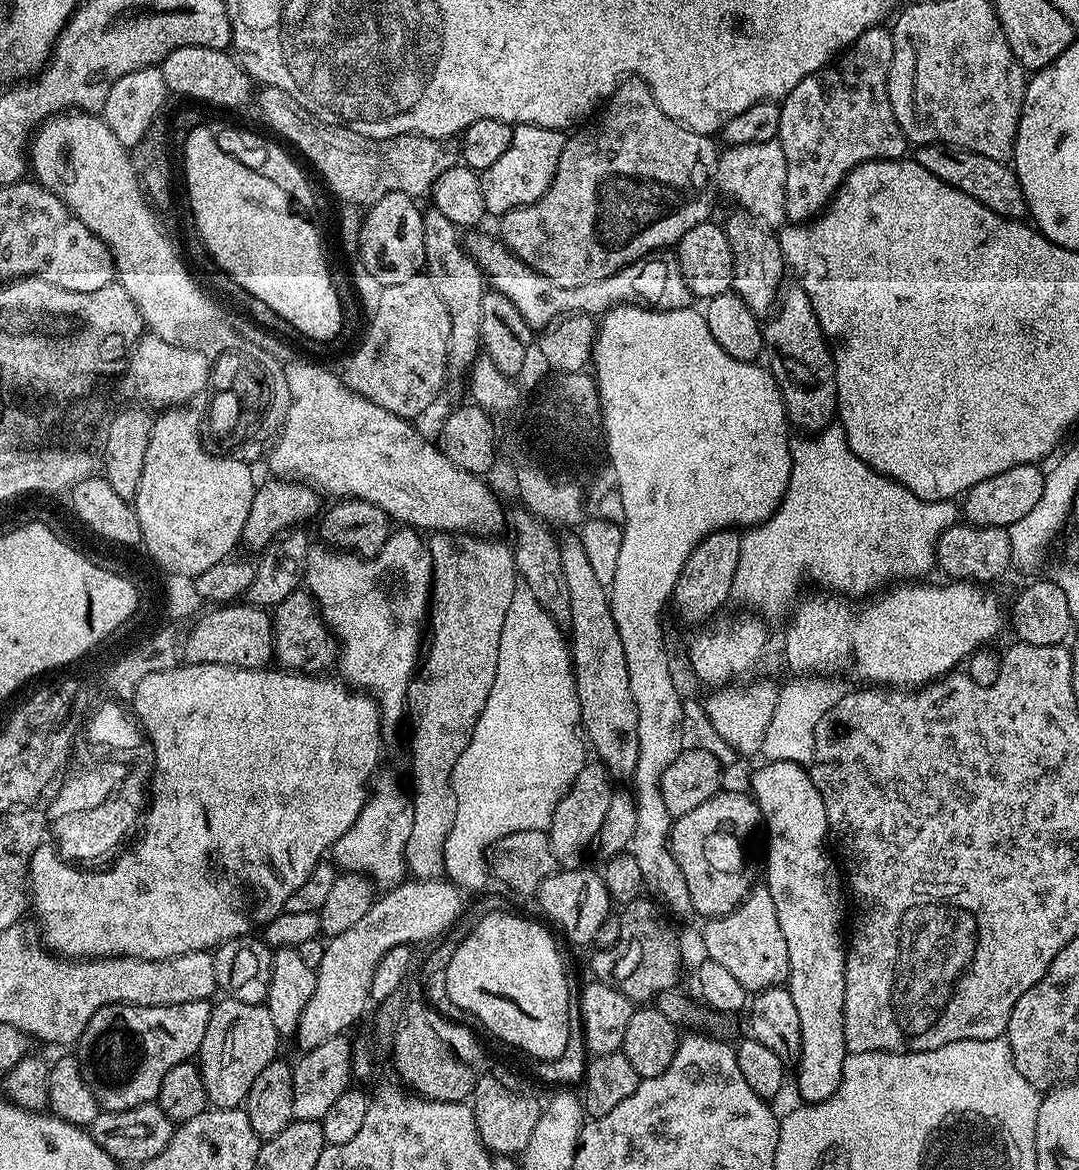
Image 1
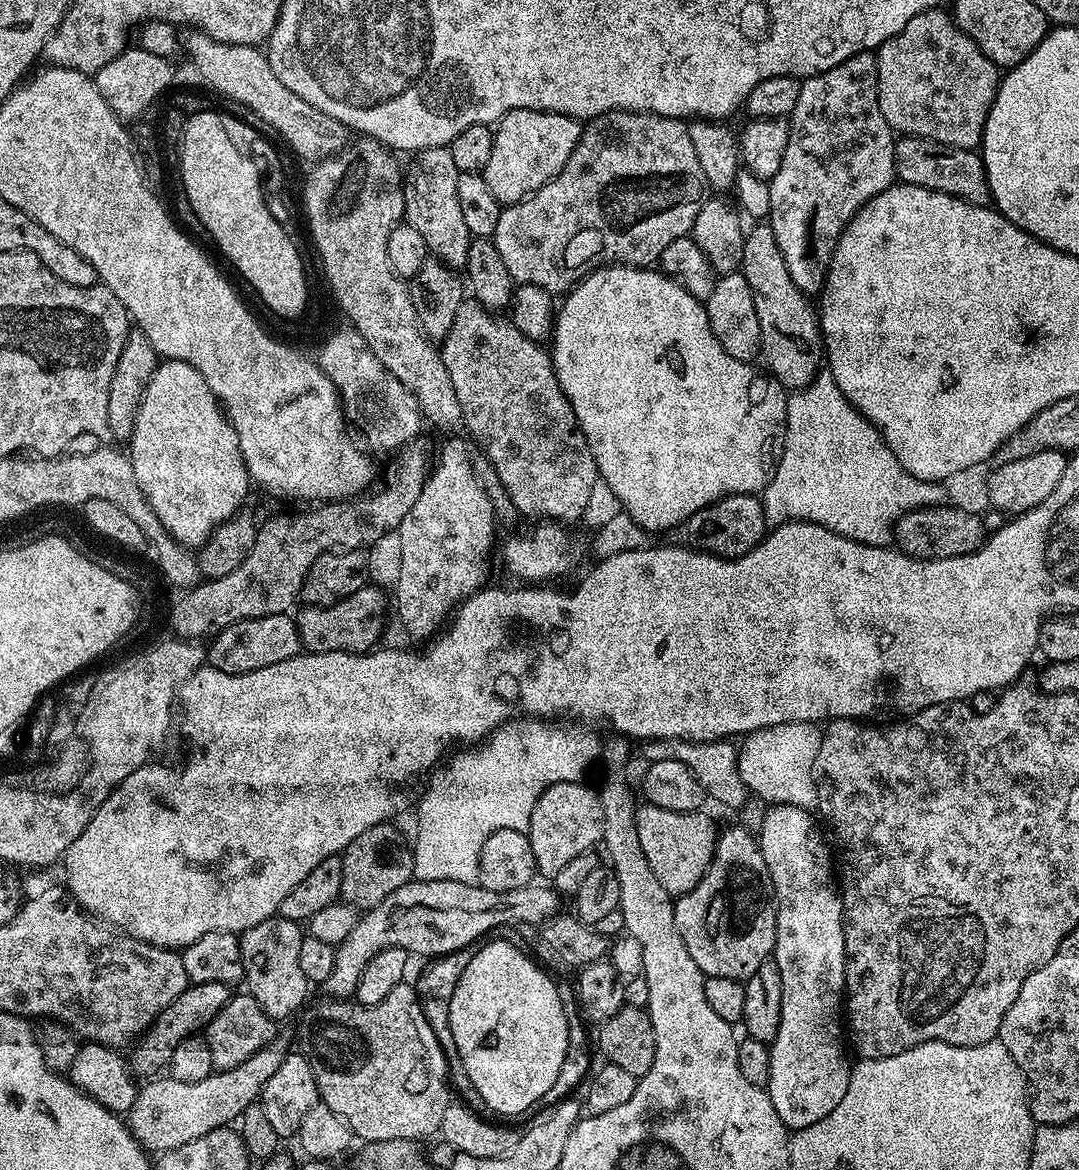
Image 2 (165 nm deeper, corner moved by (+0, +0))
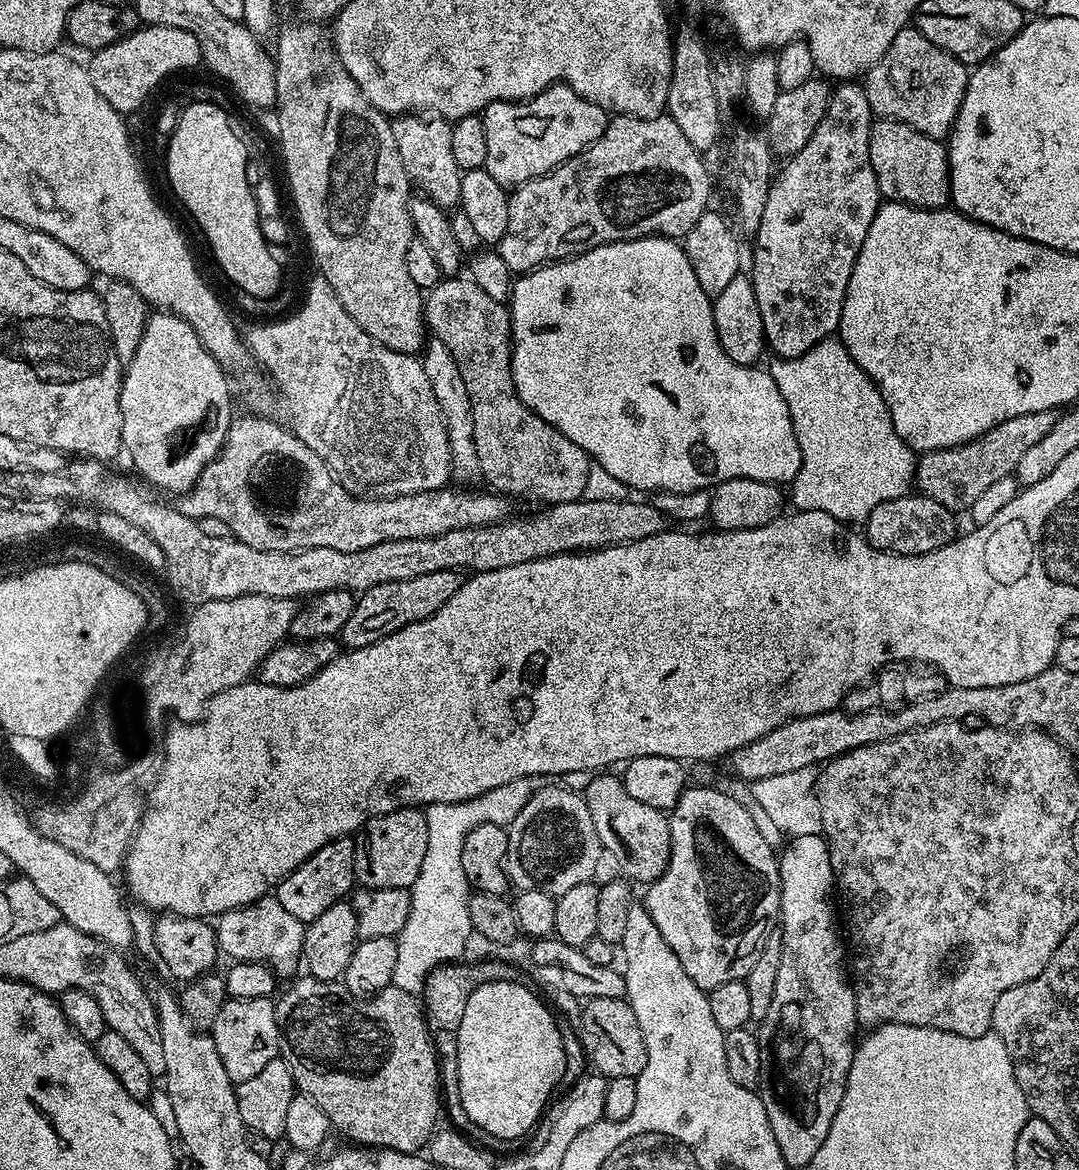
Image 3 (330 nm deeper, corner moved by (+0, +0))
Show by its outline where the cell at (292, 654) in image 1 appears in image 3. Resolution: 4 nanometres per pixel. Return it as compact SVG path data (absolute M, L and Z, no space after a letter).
M434 570L434 574L418 574L418 578L413 580L382 582L382 586L374 586L370 590L359 593L354 610L350 618L346 618L346 626L342 626L338 639L348 650L370 646L442 610L442 606L446 606L446 602L454 598L461 583L462 576L457 570Z

